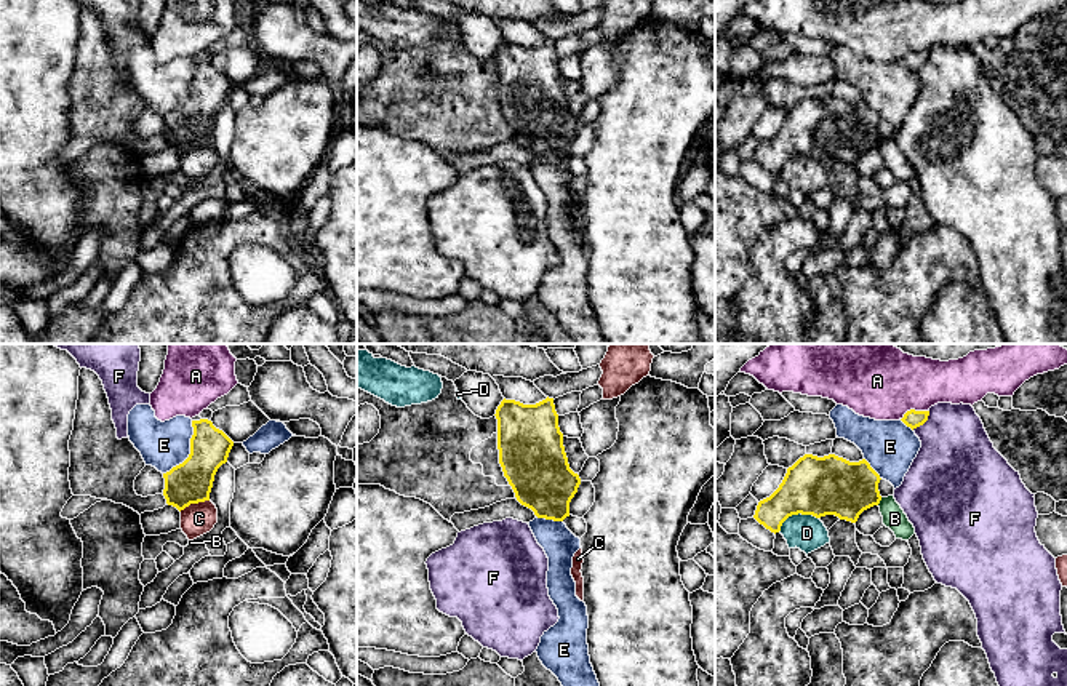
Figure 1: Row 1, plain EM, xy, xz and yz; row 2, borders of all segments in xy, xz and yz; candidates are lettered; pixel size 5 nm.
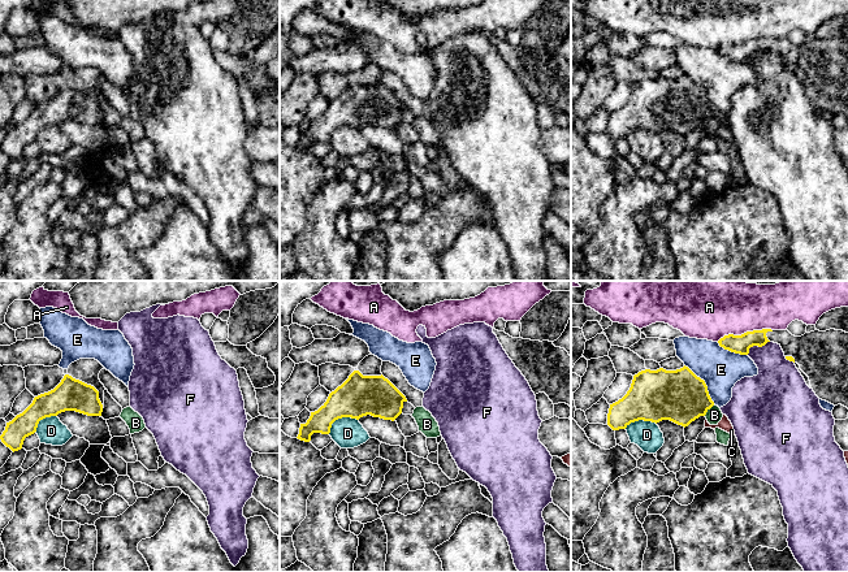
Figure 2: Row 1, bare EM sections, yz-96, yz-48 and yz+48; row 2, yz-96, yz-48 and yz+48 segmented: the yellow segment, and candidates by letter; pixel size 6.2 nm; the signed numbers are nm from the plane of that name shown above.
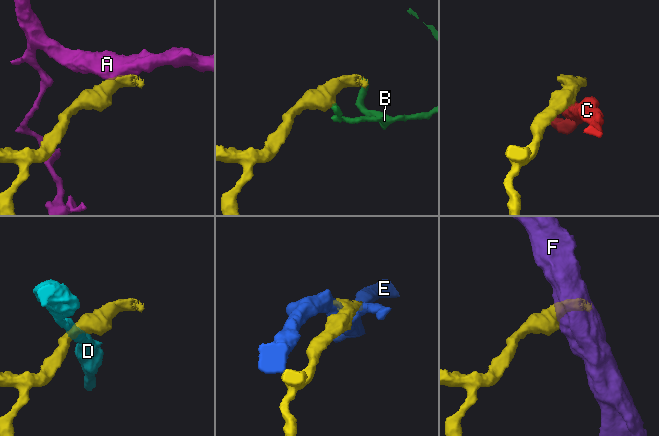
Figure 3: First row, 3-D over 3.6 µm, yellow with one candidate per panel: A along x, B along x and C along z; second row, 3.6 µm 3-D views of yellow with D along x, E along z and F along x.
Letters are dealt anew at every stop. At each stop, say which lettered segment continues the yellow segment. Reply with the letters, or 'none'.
none

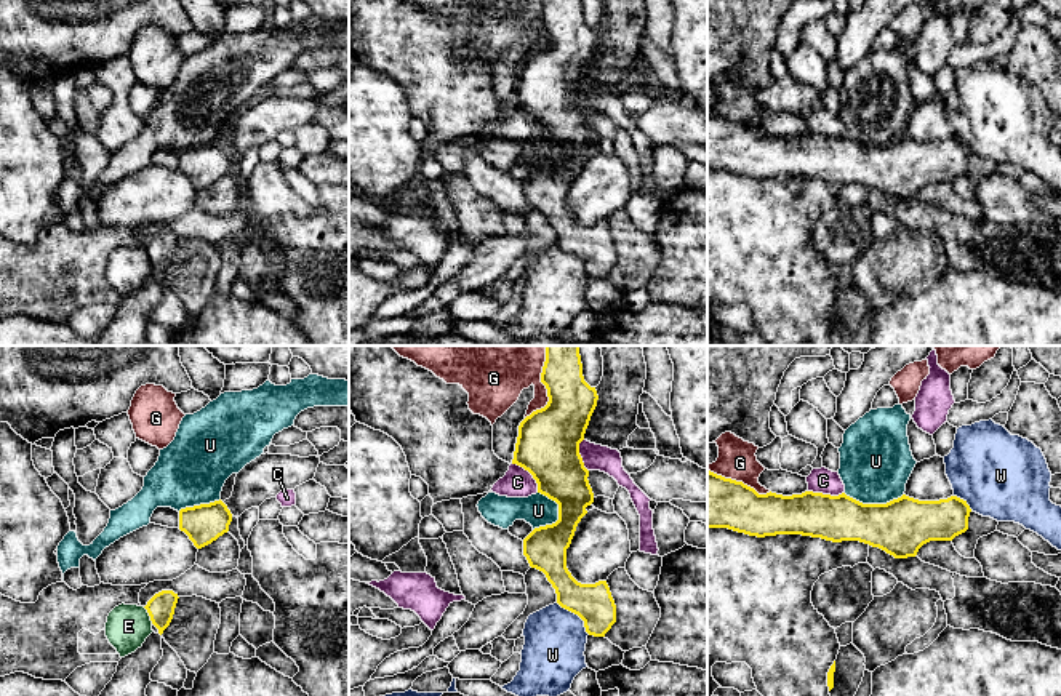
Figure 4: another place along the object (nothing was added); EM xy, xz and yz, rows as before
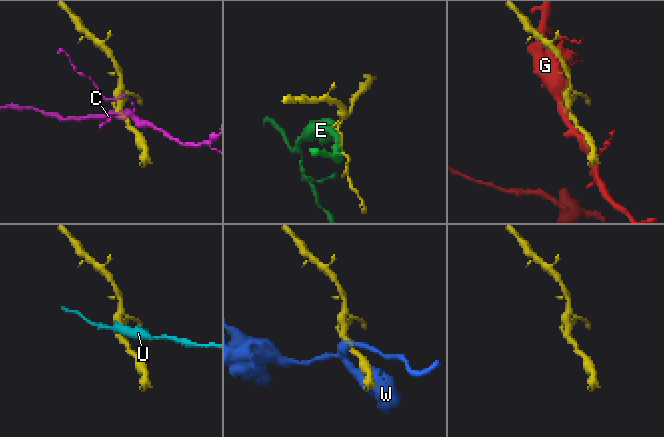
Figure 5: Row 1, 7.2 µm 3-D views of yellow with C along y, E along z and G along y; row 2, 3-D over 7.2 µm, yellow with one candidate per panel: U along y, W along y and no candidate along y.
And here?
none

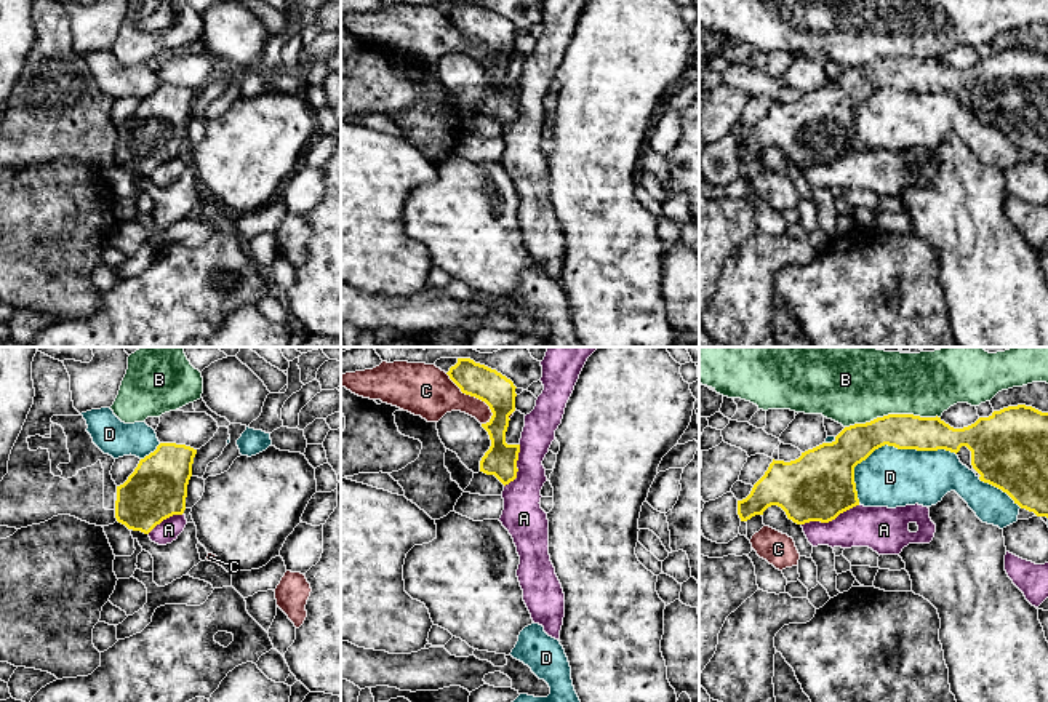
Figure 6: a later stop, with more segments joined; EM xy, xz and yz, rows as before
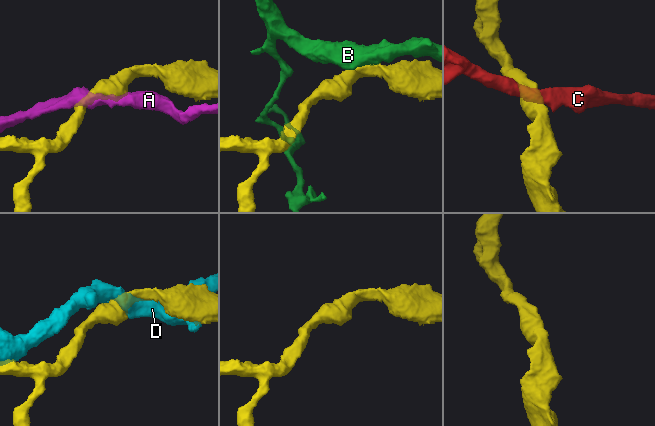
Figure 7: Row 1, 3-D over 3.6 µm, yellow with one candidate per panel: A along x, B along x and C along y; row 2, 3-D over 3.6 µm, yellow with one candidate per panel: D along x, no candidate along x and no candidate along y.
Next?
none

